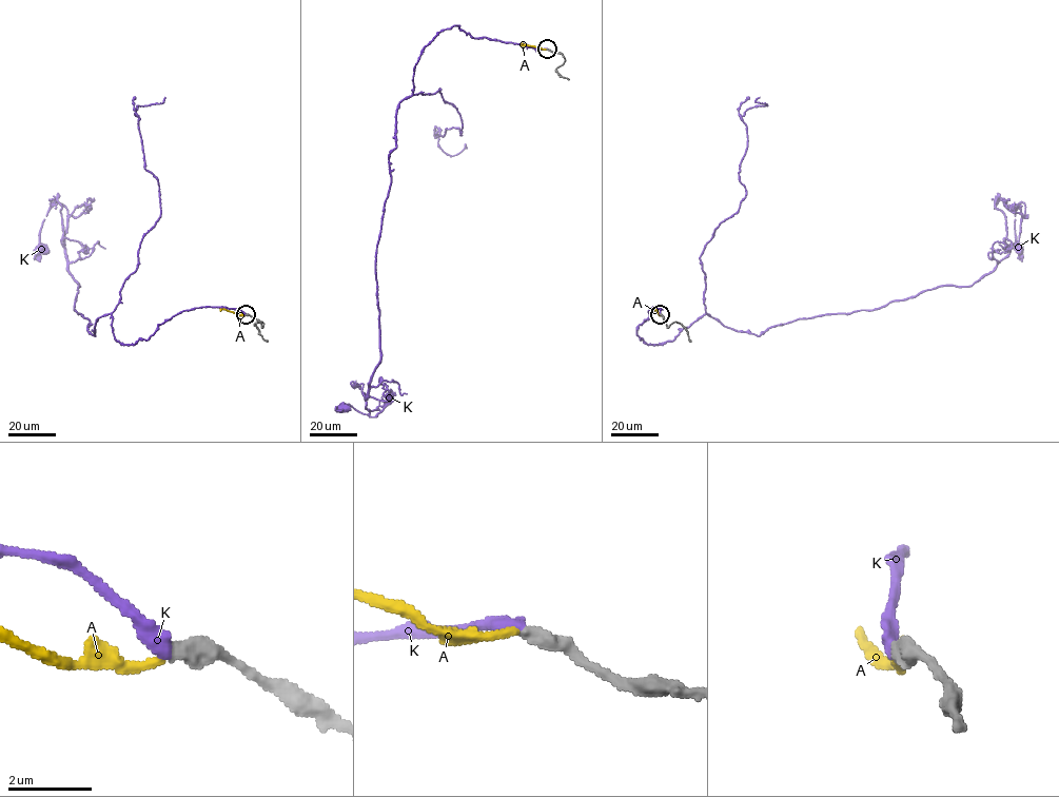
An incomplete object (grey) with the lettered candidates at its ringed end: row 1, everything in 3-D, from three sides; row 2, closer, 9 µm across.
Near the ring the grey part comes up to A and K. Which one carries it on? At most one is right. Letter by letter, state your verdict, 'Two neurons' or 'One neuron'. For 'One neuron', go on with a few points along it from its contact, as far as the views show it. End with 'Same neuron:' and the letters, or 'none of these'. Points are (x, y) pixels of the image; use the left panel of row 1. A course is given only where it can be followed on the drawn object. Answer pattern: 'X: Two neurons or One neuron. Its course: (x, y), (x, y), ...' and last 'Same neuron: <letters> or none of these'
A: One neuron. Its course: (246, 314), (220, 310)
K: Two neurons
Same neuron: A

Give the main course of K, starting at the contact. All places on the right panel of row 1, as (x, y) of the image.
K: (660, 314), (640, 339), (670, 342), (706, 313), (759, 336), (971, 286), (1017, 243), (1021, 202), (1019, 249)

